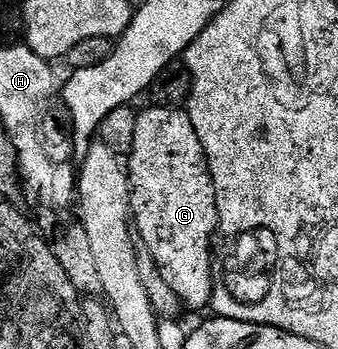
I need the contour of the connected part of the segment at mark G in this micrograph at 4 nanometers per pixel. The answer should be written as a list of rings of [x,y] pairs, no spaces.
[[[149,105],[149,110],[140,110],[136,116],[136,127],[134,128],[134,148],[126,158],[126,169],[128,171],[128,185],[132,187],[132,220],[135,233],[146,240],[146,248],[154,252],[154,260],[158,264],[158,272],[162,272],[162,280],[170,284],[174,296],[178,296],[181,307],[192,310],[200,310],[209,305],[212,300],[212,287],[214,285],[214,246],[212,250],[212,237],[217,237],[220,217],[216,207],[216,193],[214,192],[214,180],[210,176],[208,158],[204,155],[202,140],[198,140],[198,132],[194,132],[194,124],[189,120],[187,113],[180,108],[169,108],[167,106]]]

